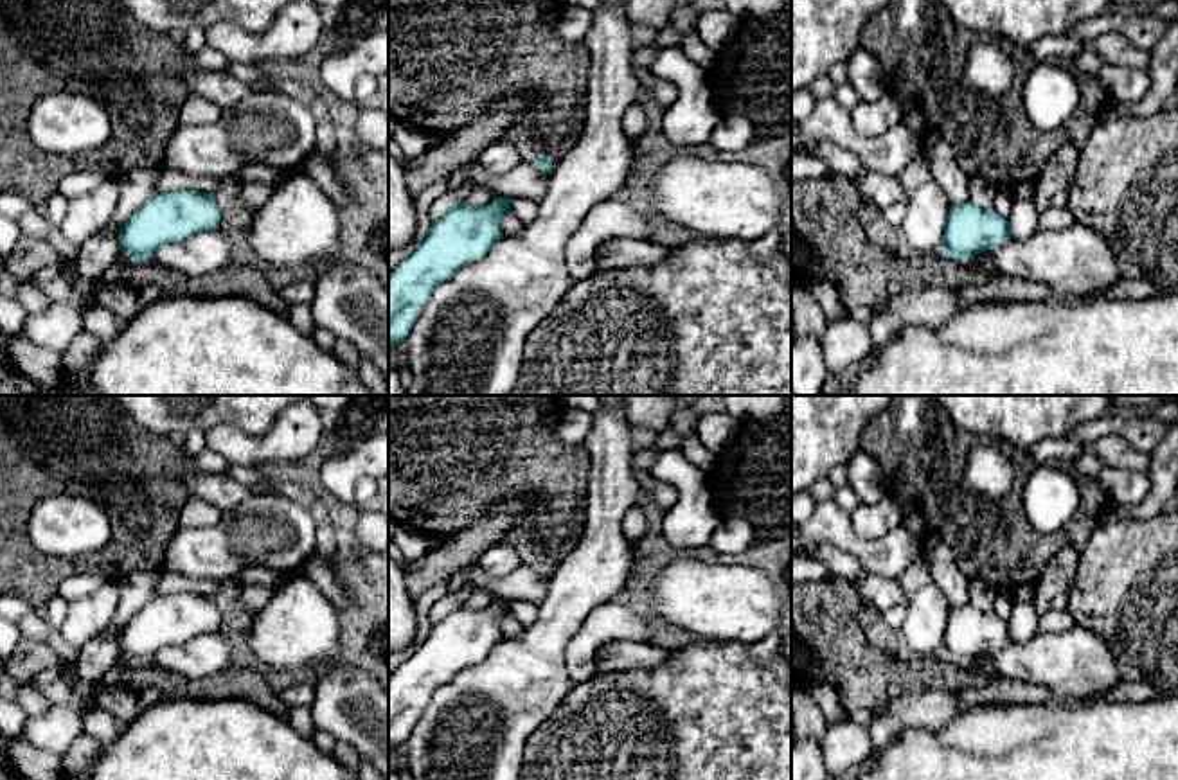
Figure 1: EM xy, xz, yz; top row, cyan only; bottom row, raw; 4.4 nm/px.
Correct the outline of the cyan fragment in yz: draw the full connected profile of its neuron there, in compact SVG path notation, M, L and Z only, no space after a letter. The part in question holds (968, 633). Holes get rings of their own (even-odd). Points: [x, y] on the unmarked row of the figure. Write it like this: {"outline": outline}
{"outline": "M971 604L951 607L946 627L944 627L944 658L957 663L971 663L977 656L984 652L1000 651L1011 640L1009 625L993 609L980 611Z"}

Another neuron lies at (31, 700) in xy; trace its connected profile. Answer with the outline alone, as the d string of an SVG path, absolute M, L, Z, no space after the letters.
M27 683L18 690L16 703L29 717L45 715L50 708L50 701L40 692L40 688Z

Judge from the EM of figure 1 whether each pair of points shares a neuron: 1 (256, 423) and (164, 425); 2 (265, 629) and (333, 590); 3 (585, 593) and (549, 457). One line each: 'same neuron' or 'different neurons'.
1: same neuron
2: different neurons
3: different neurons

